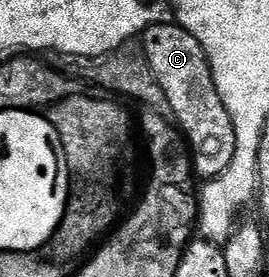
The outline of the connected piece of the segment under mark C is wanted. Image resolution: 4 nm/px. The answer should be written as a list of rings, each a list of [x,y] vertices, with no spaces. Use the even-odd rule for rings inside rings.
[[[169,22],[144,29],[142,43],[150,70],[154,70],[154,78],[158,78],[162,90],[166,90],[166,98],[170,98],[174,120],[180,123],[182,131],[189,131],[186,144],[195,175],[204,182],[221,176],[226,166],[230,166],[230,158],[234,158],[234,126],[222,98],[218,96],[205,51],[198,46],[198,38],[179,24]]]

